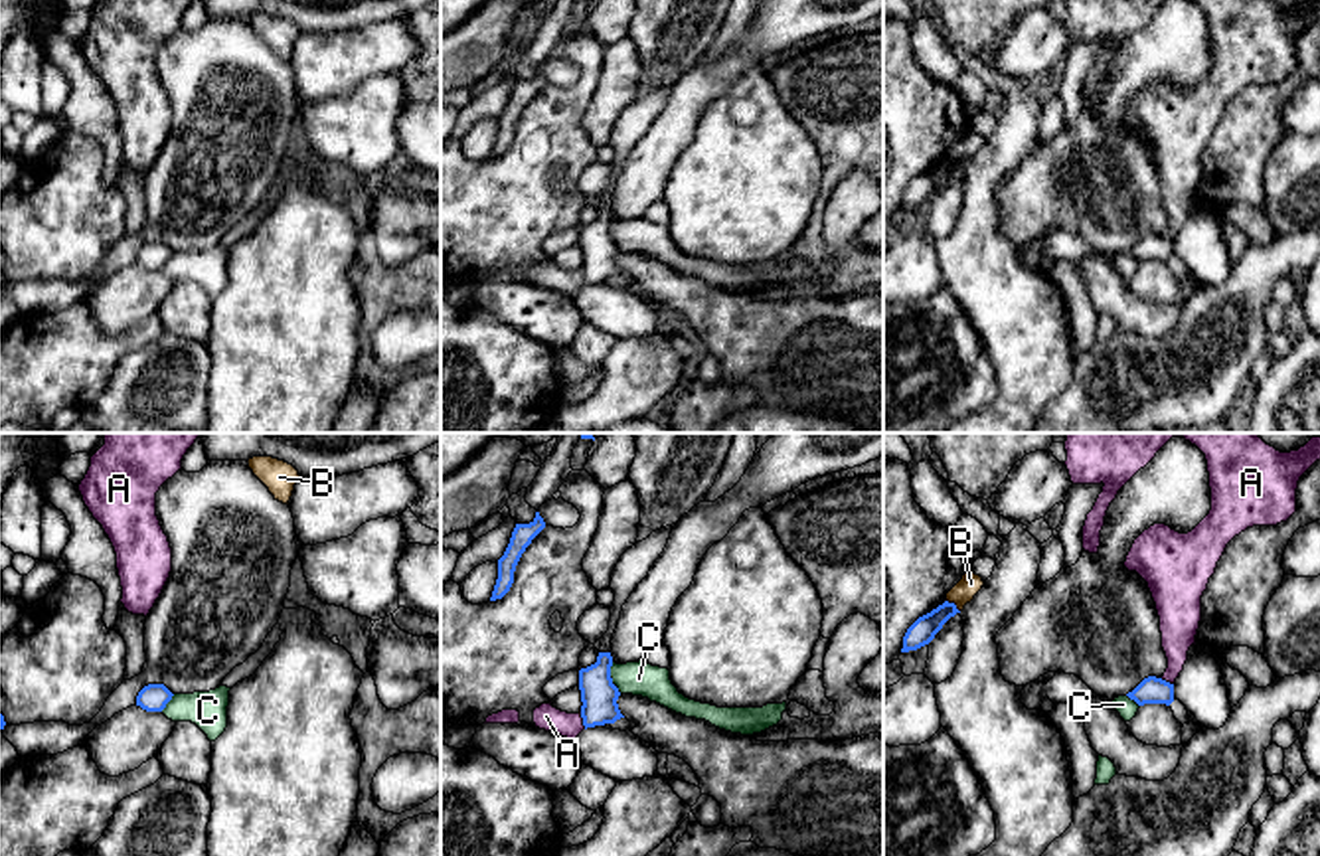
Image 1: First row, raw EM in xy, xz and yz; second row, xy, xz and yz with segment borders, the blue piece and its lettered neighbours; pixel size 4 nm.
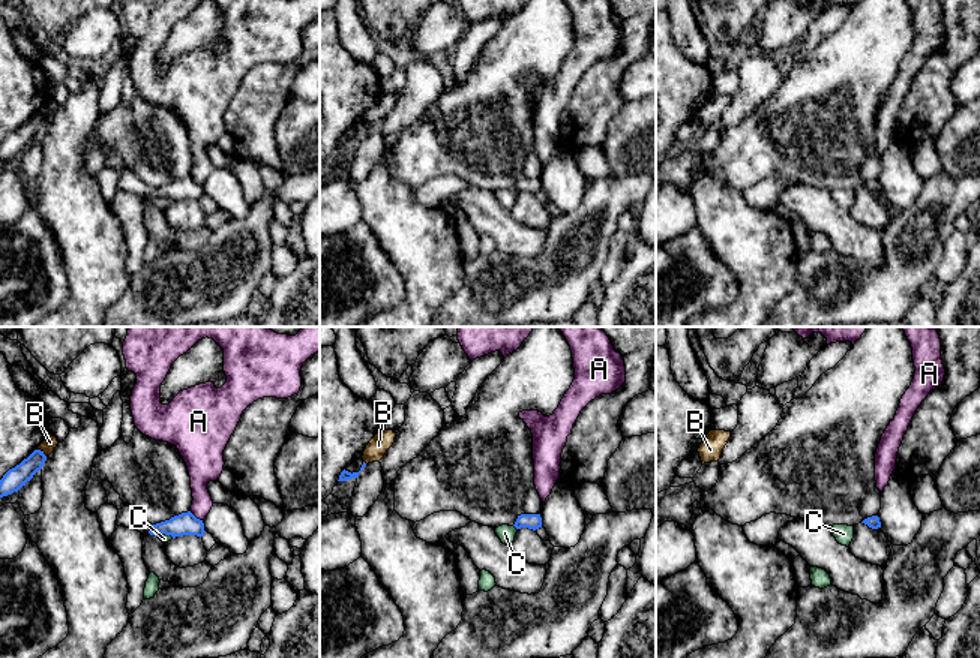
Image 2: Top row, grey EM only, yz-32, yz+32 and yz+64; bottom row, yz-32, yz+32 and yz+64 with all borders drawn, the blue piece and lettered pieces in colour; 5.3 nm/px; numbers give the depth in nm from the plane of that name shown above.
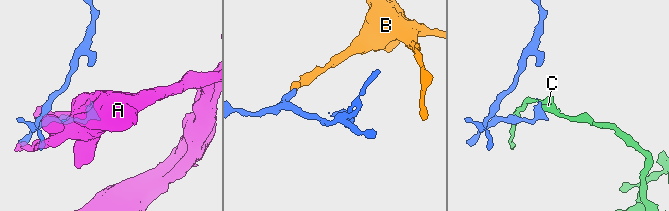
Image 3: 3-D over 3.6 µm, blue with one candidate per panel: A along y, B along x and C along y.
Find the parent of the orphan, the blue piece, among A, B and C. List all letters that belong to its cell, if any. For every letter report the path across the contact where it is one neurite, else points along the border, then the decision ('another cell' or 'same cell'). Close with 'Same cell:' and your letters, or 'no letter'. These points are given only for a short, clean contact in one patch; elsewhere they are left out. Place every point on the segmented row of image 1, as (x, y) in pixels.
A: another cell
B: along yz (945, 599), (959, 611) | another cell
C: along xz (611, 663), (611, 683), (621, 692) | another cell
Same cell: no letter

